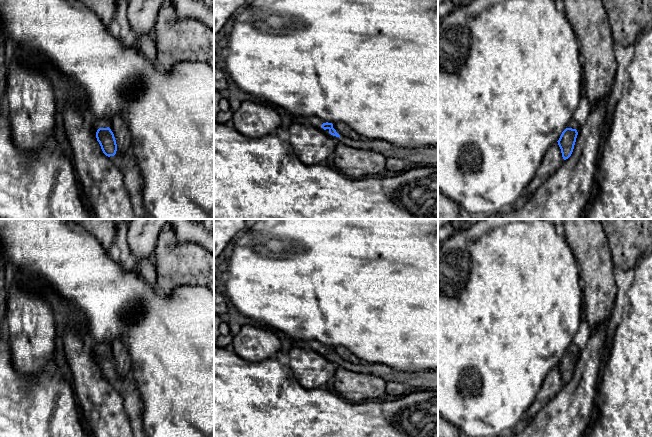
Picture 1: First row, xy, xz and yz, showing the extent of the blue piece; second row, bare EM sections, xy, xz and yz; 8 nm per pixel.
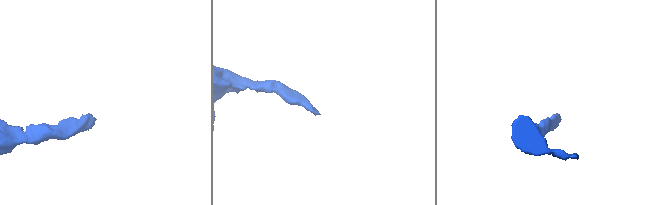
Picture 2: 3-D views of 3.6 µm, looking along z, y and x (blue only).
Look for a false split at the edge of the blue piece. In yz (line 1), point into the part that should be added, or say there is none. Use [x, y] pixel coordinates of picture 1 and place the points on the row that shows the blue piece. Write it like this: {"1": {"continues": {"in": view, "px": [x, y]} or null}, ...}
{"1": {"continues": {"in": "yz", "px": [573, 124]}}}

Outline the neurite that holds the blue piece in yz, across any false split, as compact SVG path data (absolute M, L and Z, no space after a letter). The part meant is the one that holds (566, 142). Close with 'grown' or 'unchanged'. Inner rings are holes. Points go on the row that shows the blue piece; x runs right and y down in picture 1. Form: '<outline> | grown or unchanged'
M571 119L557 141L564 160L571 156L579 130L580 125L574 119Z | grown

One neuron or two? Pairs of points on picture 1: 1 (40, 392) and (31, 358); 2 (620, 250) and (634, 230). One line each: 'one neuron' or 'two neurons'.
1: two neurons
2: one neuron

